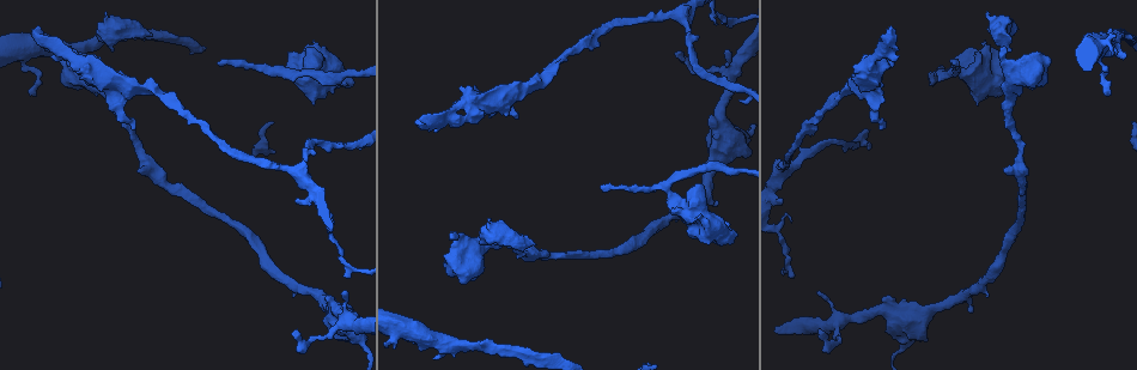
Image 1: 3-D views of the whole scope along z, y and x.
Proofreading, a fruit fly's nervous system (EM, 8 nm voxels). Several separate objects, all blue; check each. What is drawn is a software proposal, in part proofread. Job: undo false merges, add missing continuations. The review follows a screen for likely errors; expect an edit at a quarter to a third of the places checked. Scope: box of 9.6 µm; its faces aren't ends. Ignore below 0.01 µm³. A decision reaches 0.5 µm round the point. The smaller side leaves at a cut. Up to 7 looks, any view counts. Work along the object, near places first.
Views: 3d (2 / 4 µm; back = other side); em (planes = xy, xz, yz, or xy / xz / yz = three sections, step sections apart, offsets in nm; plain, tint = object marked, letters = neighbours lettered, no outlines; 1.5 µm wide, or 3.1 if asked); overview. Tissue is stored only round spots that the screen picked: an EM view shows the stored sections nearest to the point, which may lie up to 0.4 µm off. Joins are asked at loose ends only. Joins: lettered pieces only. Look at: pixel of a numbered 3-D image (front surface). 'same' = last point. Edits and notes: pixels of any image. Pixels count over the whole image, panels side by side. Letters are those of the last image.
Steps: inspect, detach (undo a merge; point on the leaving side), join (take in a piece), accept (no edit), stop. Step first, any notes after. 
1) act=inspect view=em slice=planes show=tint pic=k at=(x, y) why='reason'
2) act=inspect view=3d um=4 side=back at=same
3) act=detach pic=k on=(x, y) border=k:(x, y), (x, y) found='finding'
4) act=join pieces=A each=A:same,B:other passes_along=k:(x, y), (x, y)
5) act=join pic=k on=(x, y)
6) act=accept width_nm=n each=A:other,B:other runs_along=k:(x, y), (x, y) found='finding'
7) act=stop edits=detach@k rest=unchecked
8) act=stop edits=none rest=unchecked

act=inspect view=3d um=2 pic=1 at=(953, 63) why='branch stops here'

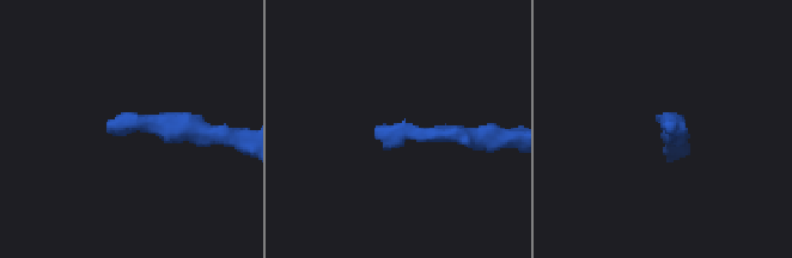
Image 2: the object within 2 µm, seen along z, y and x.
act=inspect view=em slice=xz step=8 show=letters pic=2 at=(106, 131)

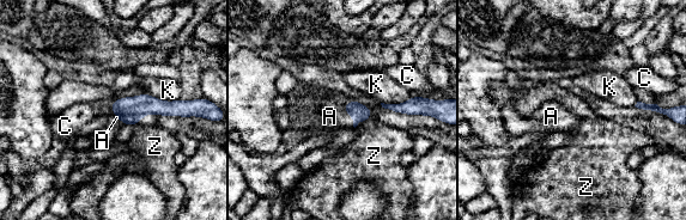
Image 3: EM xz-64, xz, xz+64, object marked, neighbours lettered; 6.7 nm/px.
act=inspect view=em slice=planes show=letters at=same

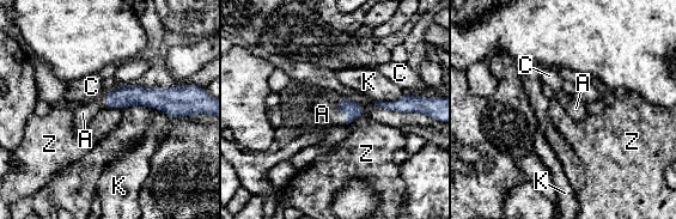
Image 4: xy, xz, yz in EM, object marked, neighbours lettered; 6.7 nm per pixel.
act=join pieces=A width_nm=120 each=A:same,C:other,K:other,Z:other passes_along=4:(352, 110), (342, 113), (322, 114) found='the neuron continues'

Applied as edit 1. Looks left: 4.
act=inspect view=em slice=xy step=8 show=letters pic=1 at=(818, 292) why='an open end'

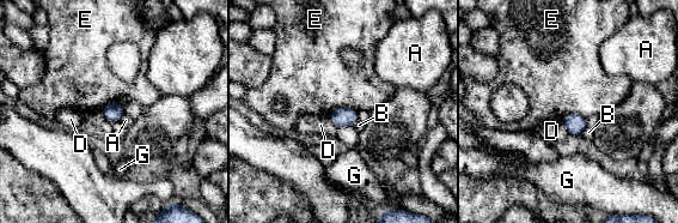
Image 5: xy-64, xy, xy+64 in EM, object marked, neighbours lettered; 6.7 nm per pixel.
act=accept each=A:other,B:other,D:other,E:other,G:other found='no lettered piece goes on from it'

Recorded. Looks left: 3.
act=stop edits=join@4 rest=unchecked

